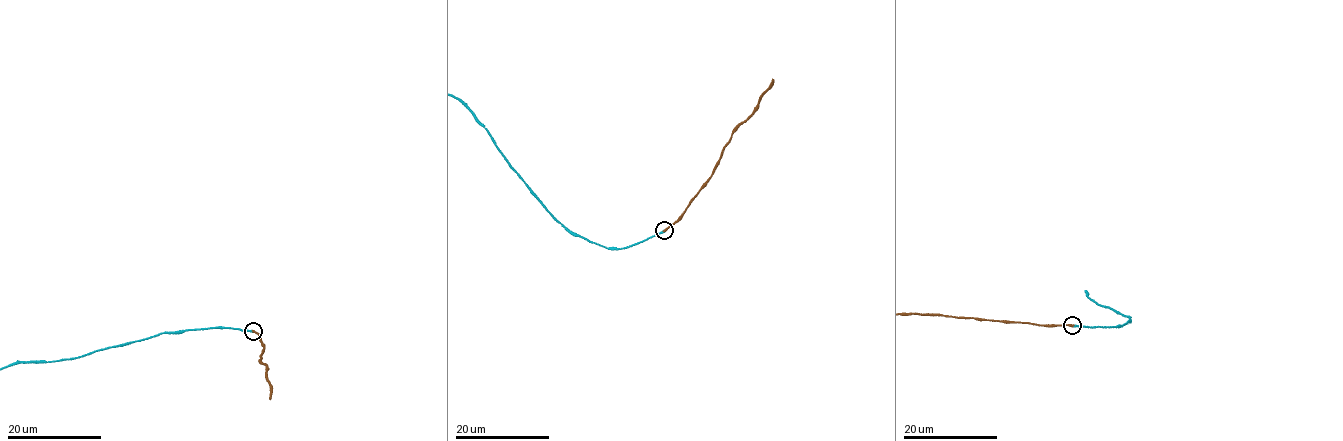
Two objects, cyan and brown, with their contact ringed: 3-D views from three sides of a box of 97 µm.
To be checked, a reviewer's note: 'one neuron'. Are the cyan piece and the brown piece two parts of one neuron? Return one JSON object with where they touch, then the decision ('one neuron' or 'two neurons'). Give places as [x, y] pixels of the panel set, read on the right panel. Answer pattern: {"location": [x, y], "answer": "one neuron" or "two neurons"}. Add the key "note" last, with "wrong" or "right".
{"location": [1072, 325], "answer": "one neuron", "note": "right"}

